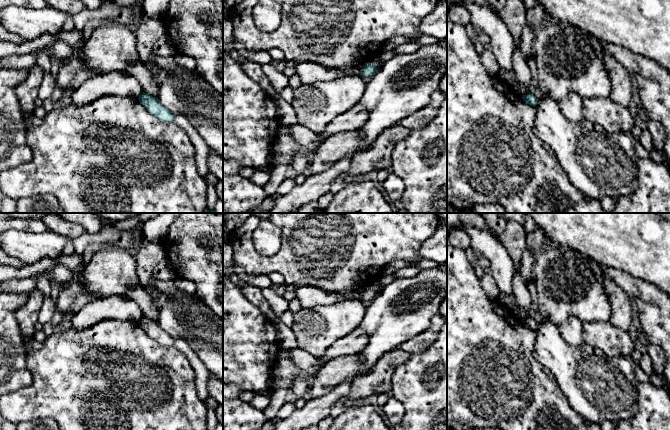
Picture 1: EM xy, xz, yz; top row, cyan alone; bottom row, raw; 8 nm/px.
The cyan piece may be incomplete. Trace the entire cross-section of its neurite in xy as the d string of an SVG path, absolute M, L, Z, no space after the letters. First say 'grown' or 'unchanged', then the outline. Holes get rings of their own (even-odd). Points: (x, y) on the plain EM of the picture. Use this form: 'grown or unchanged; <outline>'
unchanged; M143 316L138 323L141 328L160 345L173 346L174 338L171 337L165 330L161 329L158 326L157 321L153 321Z

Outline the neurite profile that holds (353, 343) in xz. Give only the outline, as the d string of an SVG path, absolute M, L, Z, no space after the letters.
M355 329L346 336L339 338L327 350L324 355L317 358L322 366L327 361L340 356L348 356L360 353L368 343L368 335L360 329Z

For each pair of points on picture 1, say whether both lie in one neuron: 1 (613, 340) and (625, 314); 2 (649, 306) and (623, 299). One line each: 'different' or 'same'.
1: different
2: different

